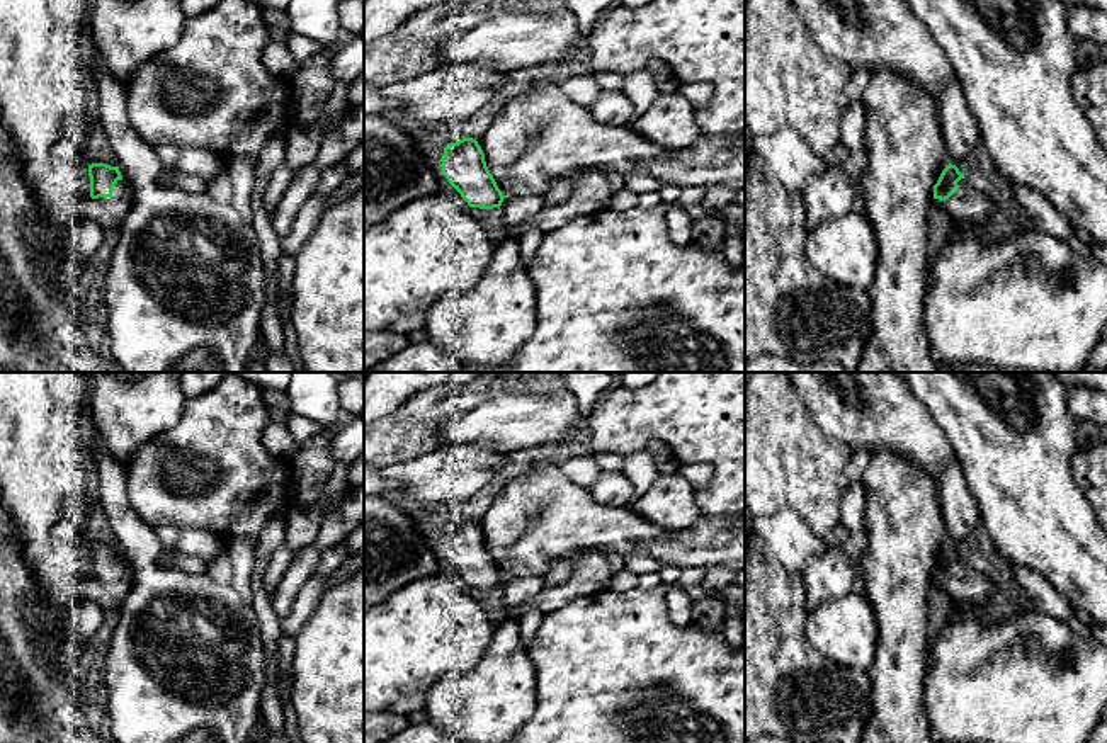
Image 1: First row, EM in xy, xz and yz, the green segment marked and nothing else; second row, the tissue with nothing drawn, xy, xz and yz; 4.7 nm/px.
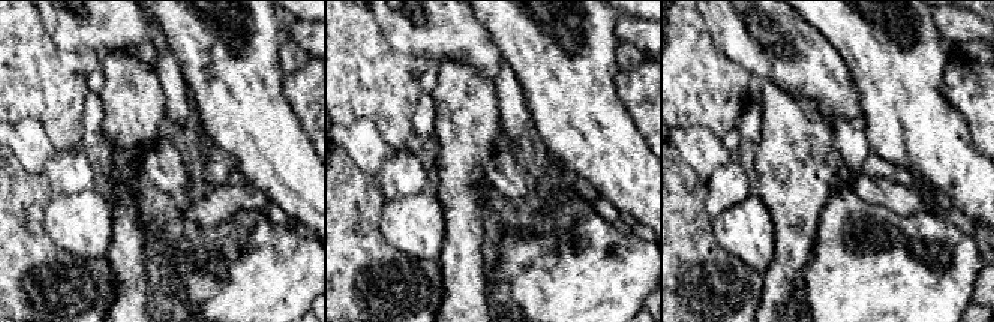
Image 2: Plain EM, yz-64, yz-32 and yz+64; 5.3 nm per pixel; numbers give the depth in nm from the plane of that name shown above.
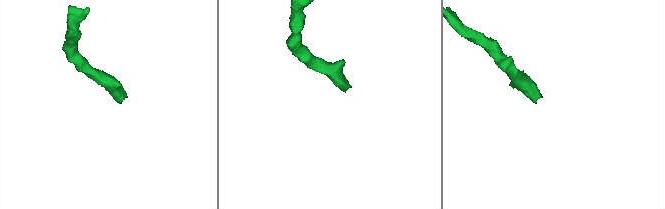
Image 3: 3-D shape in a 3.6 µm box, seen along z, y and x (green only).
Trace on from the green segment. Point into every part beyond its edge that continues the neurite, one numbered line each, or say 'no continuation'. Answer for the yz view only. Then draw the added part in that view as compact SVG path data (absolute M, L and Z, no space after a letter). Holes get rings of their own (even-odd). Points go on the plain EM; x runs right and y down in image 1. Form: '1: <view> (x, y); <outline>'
1: yz (968, 585); M964 559L957 563L957 573L940 583L952 602L988 604L998 597L998 587Z

